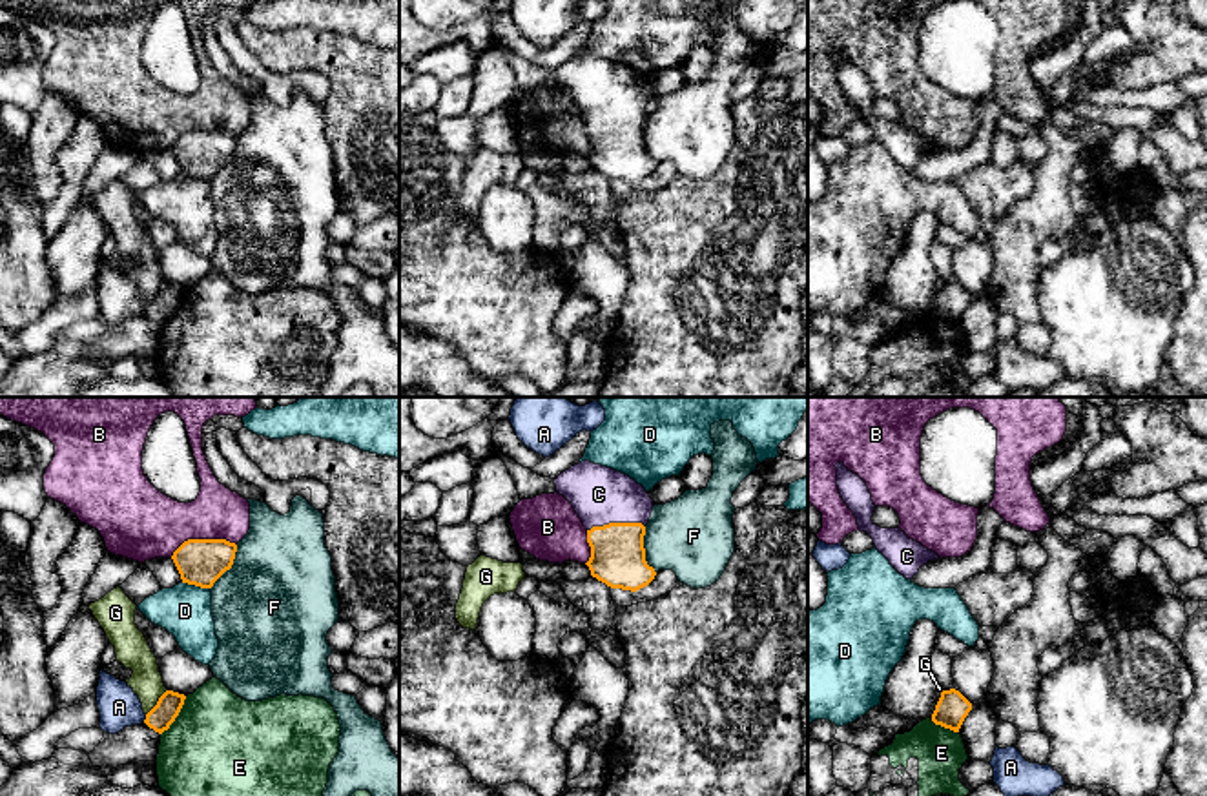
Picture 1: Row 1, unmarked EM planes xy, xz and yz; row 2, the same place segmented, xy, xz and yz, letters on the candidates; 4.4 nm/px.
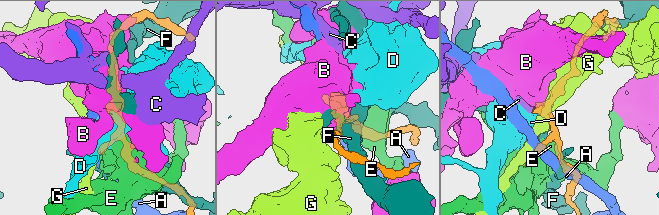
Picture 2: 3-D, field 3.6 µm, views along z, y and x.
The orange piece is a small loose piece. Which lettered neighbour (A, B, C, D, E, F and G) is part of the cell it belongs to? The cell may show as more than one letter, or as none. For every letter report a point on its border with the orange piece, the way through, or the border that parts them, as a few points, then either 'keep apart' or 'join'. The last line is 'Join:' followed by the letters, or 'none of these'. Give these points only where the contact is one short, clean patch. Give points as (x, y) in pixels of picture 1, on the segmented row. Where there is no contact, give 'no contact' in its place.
A: contact xy (146, 718); keep apart
B: contact xy (203, 540); keep apart
C: contact xz (615, 523); way xz (617, 558), (615, 523), (615, 510), (598, 494); join
D: contact xy (196, 585); border xy (181, 581), (208, 589); keep apart
E: contact xy (177, 714); keep apart
F: contact xz (644, 551); keep apart
G: contact xy (157, 702); border xy (166, 689), (146, 714); keep apart
Join: C

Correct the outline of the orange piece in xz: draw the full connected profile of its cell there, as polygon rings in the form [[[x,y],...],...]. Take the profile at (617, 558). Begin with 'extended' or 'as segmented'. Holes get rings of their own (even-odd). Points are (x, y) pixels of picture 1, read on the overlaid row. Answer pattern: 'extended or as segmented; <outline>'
extended; [[[582,461],[562,472],[556,492],[563,495],[587,530],[591,576],[611,588],[636,592],[656,572],[645,561],[644,536],[653,499],[642,485],[613,468]]]

